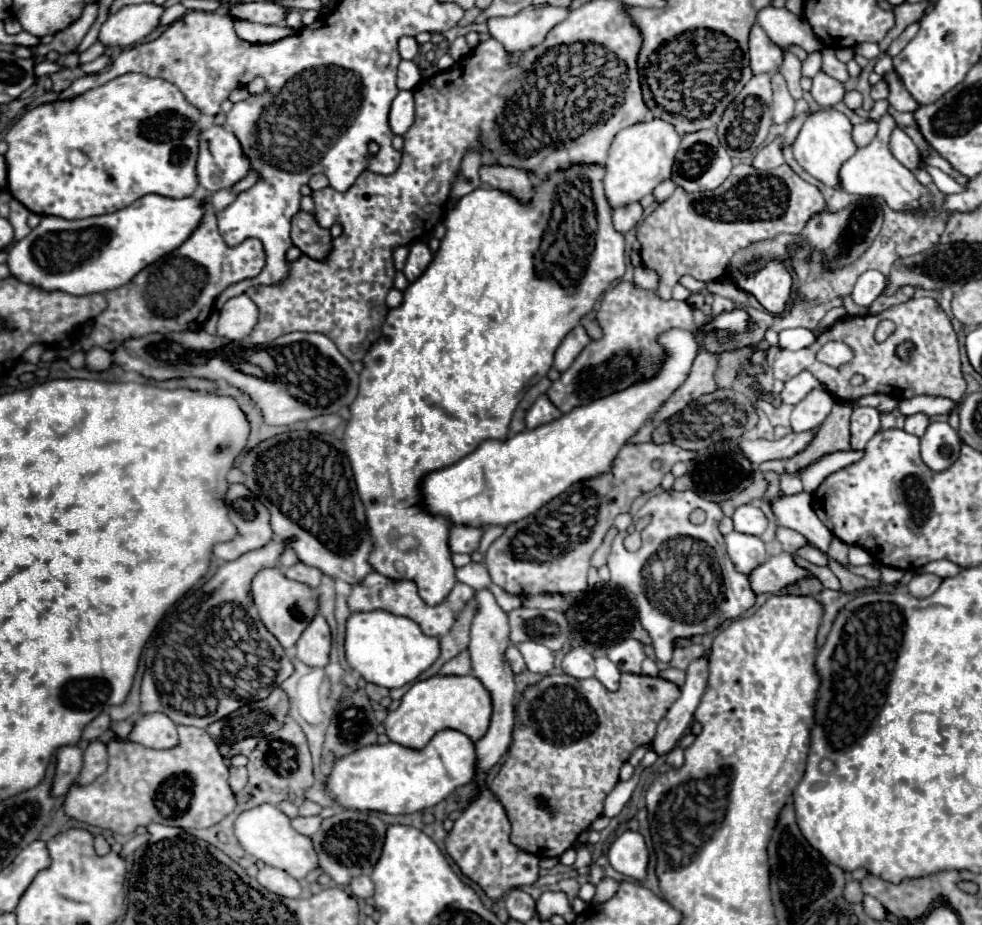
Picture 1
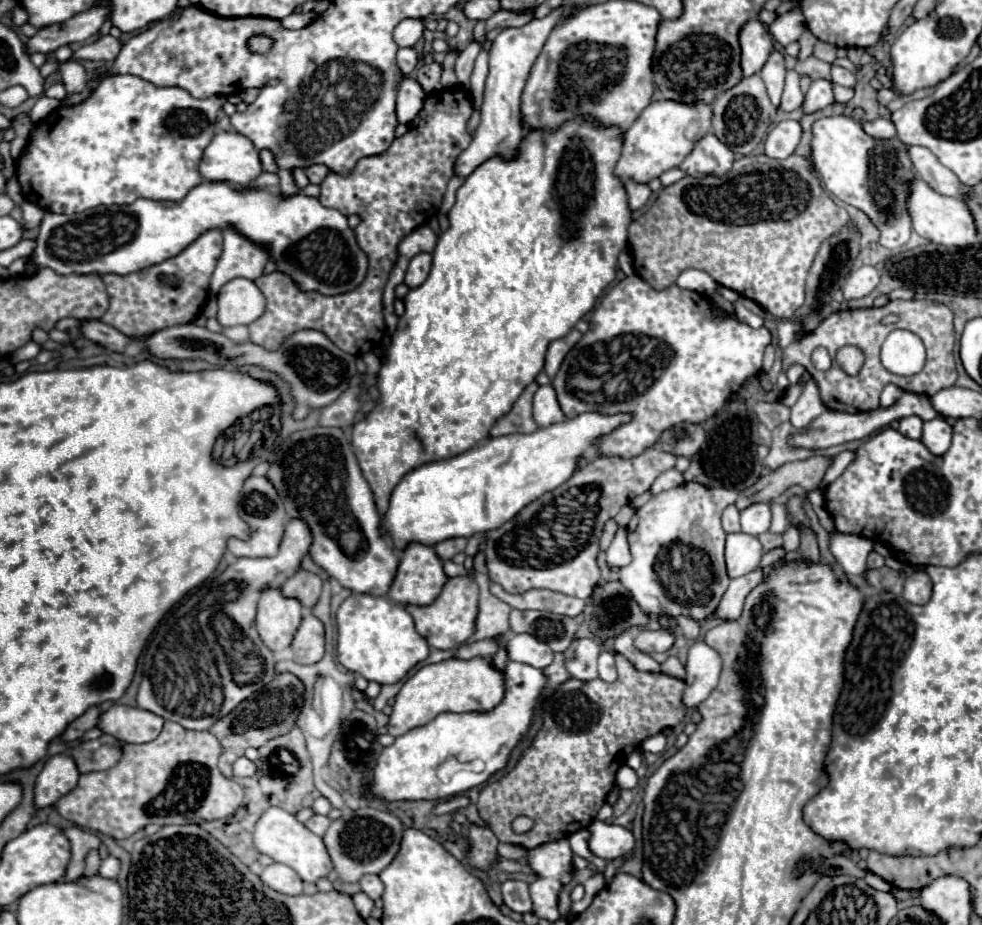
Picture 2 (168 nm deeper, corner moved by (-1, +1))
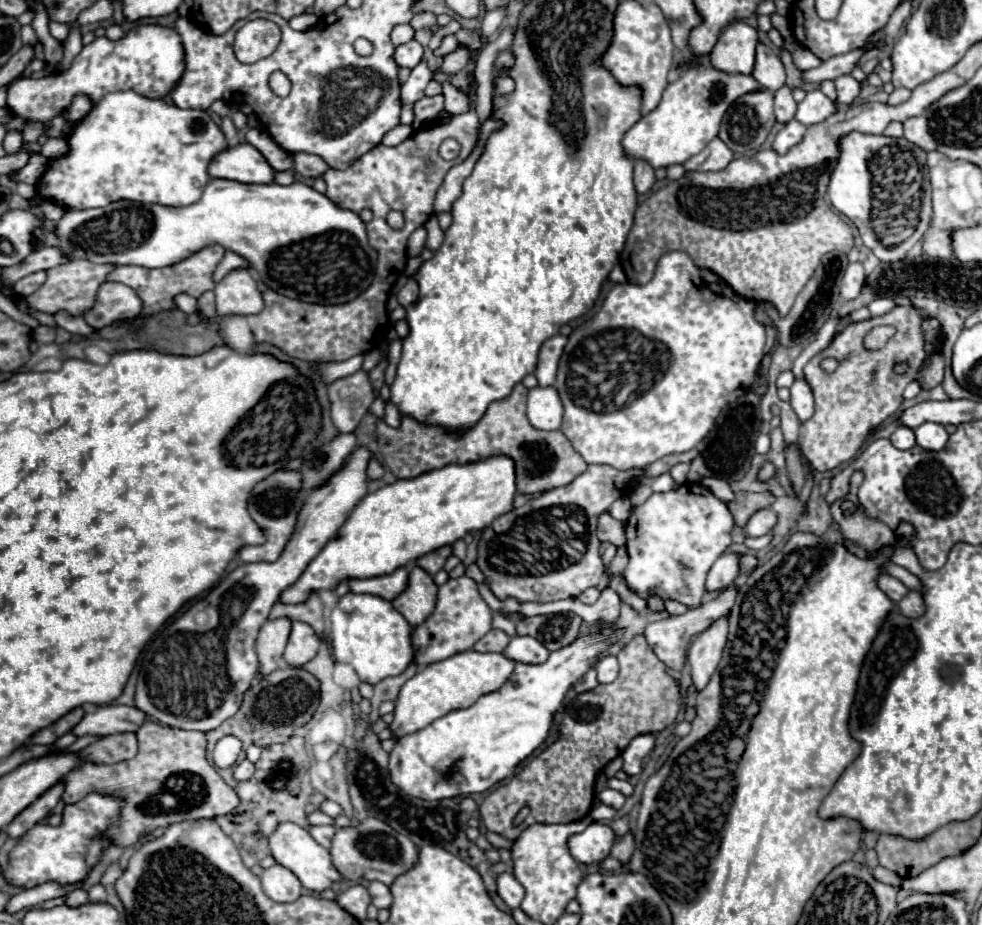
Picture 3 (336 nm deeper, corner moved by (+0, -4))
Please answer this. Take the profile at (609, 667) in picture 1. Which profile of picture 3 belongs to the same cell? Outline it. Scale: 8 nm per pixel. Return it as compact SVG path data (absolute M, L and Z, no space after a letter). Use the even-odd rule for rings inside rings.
M604 656L596 666L596 674L598 674L598 682L602 684L614 682L618 676L618 660L614 656Z

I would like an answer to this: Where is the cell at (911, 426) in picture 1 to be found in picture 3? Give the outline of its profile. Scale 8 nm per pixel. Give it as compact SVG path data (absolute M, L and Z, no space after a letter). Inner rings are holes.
M900 426L892 432L890 436L890 442L898 448L898 450L908 450L912 446L916 446L916 436L914 436L914 430L908 428L908 426Z

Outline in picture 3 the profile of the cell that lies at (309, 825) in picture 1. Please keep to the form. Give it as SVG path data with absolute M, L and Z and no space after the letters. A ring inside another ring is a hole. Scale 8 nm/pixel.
M310 826L310 834L318 844L322 844L324 848L330 848L330 840L336 834L336 828L334 826Z

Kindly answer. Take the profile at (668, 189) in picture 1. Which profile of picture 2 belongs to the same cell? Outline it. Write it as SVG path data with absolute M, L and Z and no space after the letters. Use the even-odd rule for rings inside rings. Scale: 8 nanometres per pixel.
M669 169L669 171L665 171L659 179L661 179L661 185L663 185L663 187L669 187L669 185L677 183L681 177L685 177L685 173L683 173L681 169Z

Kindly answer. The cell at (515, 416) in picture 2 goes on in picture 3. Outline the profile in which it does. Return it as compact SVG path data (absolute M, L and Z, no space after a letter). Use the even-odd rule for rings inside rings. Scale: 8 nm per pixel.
M516 384L512 394L500 402L492 402L480 422L460 434L444 430L442 426L428 426L416 422L414 418L404 418L402 426L390 428L384 420L378 422L378 460L396 476L396 478L416 478L424 472L444 468L446 464L468 464L478 462L490 456L508 456L516 466L516 490L518 494L536 494L548 492L558 486L566 486L578 474L586 470L584 458L572 448L568 438L562 432L542 432L530 426L526 418L526 394L524 384Z

